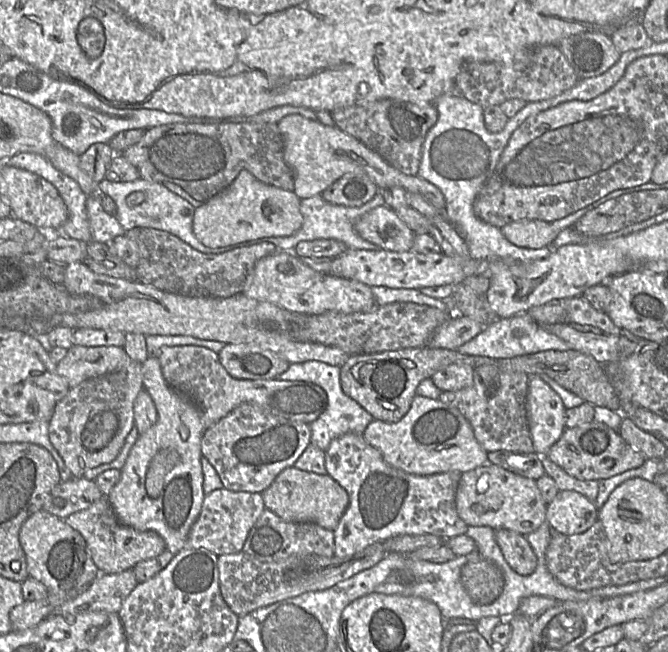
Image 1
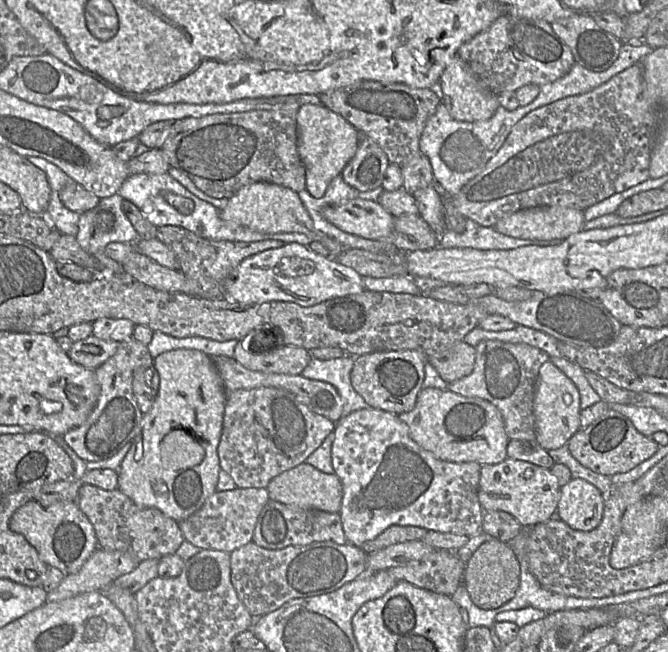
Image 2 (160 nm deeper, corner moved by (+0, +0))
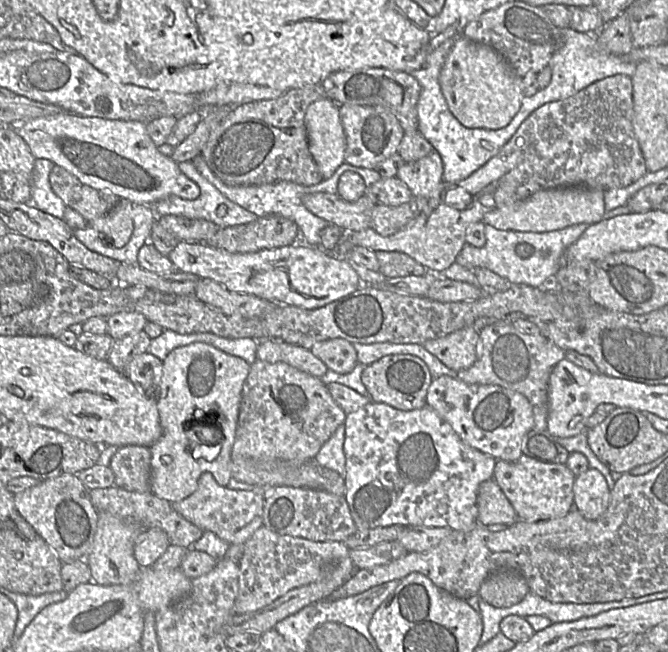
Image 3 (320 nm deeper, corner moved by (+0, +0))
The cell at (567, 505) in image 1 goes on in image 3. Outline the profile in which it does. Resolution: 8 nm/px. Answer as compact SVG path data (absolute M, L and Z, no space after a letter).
M589 468L574 481L574 509L584 518L596 520L606 512L610 492L603 474L597 469Z

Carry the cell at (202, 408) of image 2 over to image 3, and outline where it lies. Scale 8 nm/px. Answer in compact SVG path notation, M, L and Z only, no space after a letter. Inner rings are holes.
M195 342L195 343L188 344L186 346L177 347L173 349L162 362L163 362L163 375L162 375L161 382L160 382L160 393L157 398L157 409L159 412L159 420L160 420L160 425L162 428L162 435L155 443L153 443L149 447L151 451L150 491L157 497L161 499L165 499L169 503L173 503L173 502L184 500L185 498L189 497L192 493L194 493L198 488L198 480L200 476L202 475L202 473L204 472L211 473L213 477L215 478L216 482L220 486L228 485L232 477L231 476L231 466L232 466L231 449L233 447L235 435L236 435L239 408L240 408L240 402L241 402L241 394L242 394L243 384L249 373L250 365L242 358L227 354L215 348L212 345L202 343L202 342ZM196 424L205 424L206 425L205 430L209 435L212 435L212 436L217 435L219 438L221 438L218 441L219 444L221 444L219 450L218 448L216 448L211 453L208 453L205 450L204 451L205 458L201 457L202 451L197 451L195 448L193 451L190 447L188 447L188 438L186 437L185 432L189 432L189 426L195 426Z

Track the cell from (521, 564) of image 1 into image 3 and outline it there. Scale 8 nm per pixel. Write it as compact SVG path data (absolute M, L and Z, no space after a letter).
M494 478L482 482L478 488L477 520L478 524L483 527L489 527L496 524L511 526L518 520L513 506Z

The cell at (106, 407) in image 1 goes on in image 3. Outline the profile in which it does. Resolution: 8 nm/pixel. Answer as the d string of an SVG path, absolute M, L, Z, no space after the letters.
M141 330L114 341L108 354L108 362L117 370L125 373L125 367L136 355L148 352L151 338Z

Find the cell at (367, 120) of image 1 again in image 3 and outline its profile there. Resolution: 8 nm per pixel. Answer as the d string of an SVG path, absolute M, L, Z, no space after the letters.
M378 67L342 70L331 73L321 85L326 91L327 99L337 105L380 106L398 119L404 134L418 131L417 104L421 85L406 72Z

